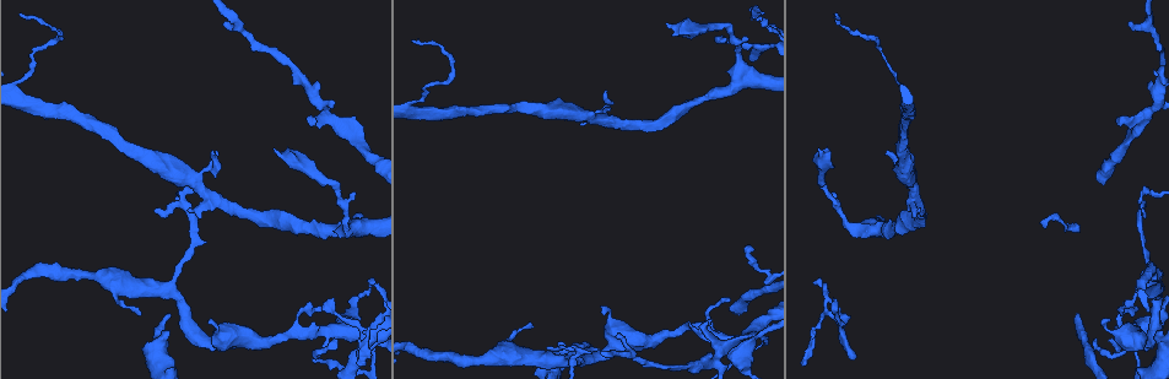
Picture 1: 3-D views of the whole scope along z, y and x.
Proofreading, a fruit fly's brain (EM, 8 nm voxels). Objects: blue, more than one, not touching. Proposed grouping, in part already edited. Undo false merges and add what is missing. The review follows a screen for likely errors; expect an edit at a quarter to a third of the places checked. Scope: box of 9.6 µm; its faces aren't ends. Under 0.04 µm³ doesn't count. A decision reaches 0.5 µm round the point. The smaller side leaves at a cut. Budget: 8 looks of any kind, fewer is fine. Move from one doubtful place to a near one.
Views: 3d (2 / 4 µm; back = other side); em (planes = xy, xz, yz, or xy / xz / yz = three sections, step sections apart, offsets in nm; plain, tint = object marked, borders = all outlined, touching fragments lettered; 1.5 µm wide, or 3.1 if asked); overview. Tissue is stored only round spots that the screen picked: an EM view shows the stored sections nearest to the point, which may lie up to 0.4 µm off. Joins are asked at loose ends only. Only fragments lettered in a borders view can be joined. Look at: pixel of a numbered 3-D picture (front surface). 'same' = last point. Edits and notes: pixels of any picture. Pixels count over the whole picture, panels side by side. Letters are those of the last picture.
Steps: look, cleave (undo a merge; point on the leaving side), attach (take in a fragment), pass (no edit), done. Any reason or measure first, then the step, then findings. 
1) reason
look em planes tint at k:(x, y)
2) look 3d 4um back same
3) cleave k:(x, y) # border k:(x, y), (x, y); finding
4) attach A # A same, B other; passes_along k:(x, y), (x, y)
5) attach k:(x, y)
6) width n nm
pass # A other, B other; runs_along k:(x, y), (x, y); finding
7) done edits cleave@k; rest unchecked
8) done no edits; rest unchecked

tapers out
look em xy step 8 tint at 1:(139, 313)

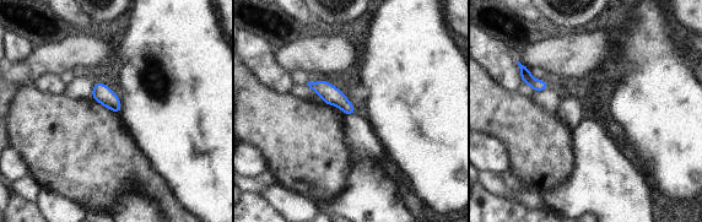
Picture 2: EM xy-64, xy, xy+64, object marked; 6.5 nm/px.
look em yz step 4 borders same

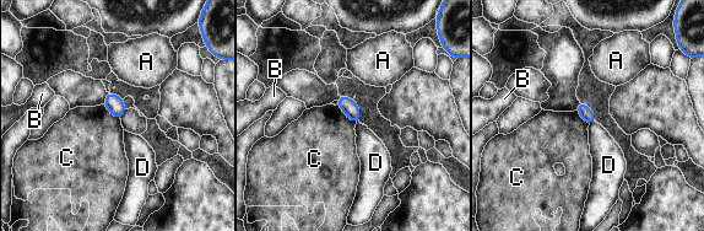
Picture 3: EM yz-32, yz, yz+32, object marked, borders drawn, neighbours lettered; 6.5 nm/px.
pass # A other, B other, C other, D other; border 3:(336, 105), (356, 123); no lettered fragment goes on from it

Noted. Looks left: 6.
free end
look 3d 4um at 1:(852, 358)

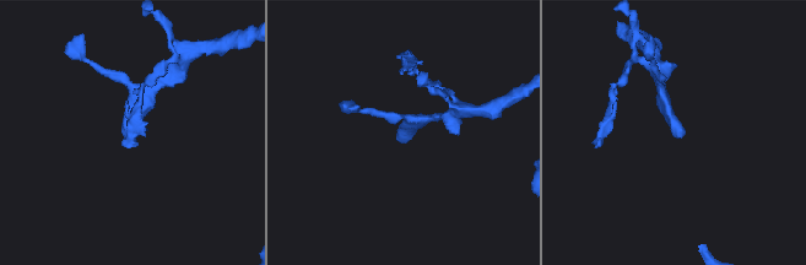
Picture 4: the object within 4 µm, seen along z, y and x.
look em planes plain at 4:(680, 138)

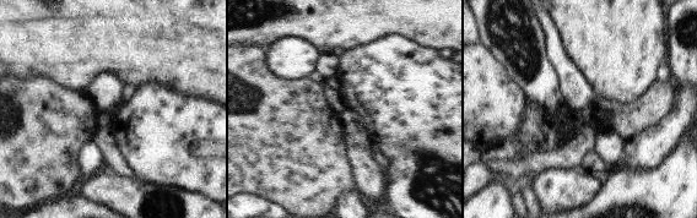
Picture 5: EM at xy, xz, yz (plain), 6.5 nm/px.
see the neighbours
look em planes borders same

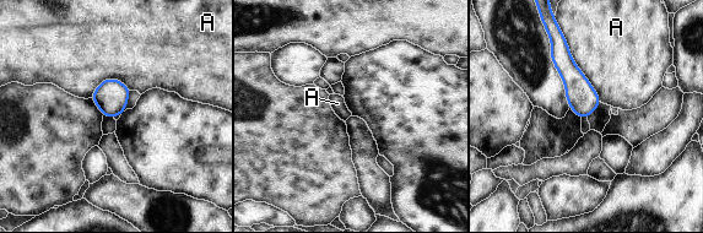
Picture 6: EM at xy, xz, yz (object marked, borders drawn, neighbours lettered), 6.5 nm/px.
pass # A other; border 6:(562, 33), (572, 59), (600, 101); none of them fits

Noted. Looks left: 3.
an open end
look em planes borders at 1:(371, 285)

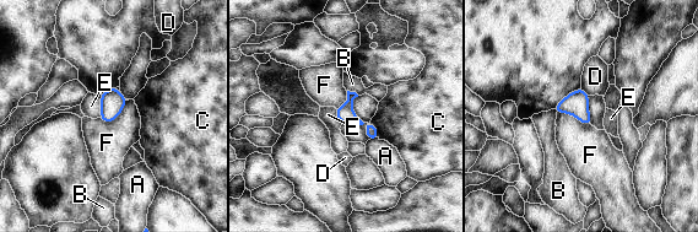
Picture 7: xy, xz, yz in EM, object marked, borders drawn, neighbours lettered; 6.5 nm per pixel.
width 110 nm
pass # A other, B other, C other, D other, E other, F other; runs_along 7:(350, 95), (348, 113), (374, 136); none of them fits

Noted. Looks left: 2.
done no edits; rest unchecked

